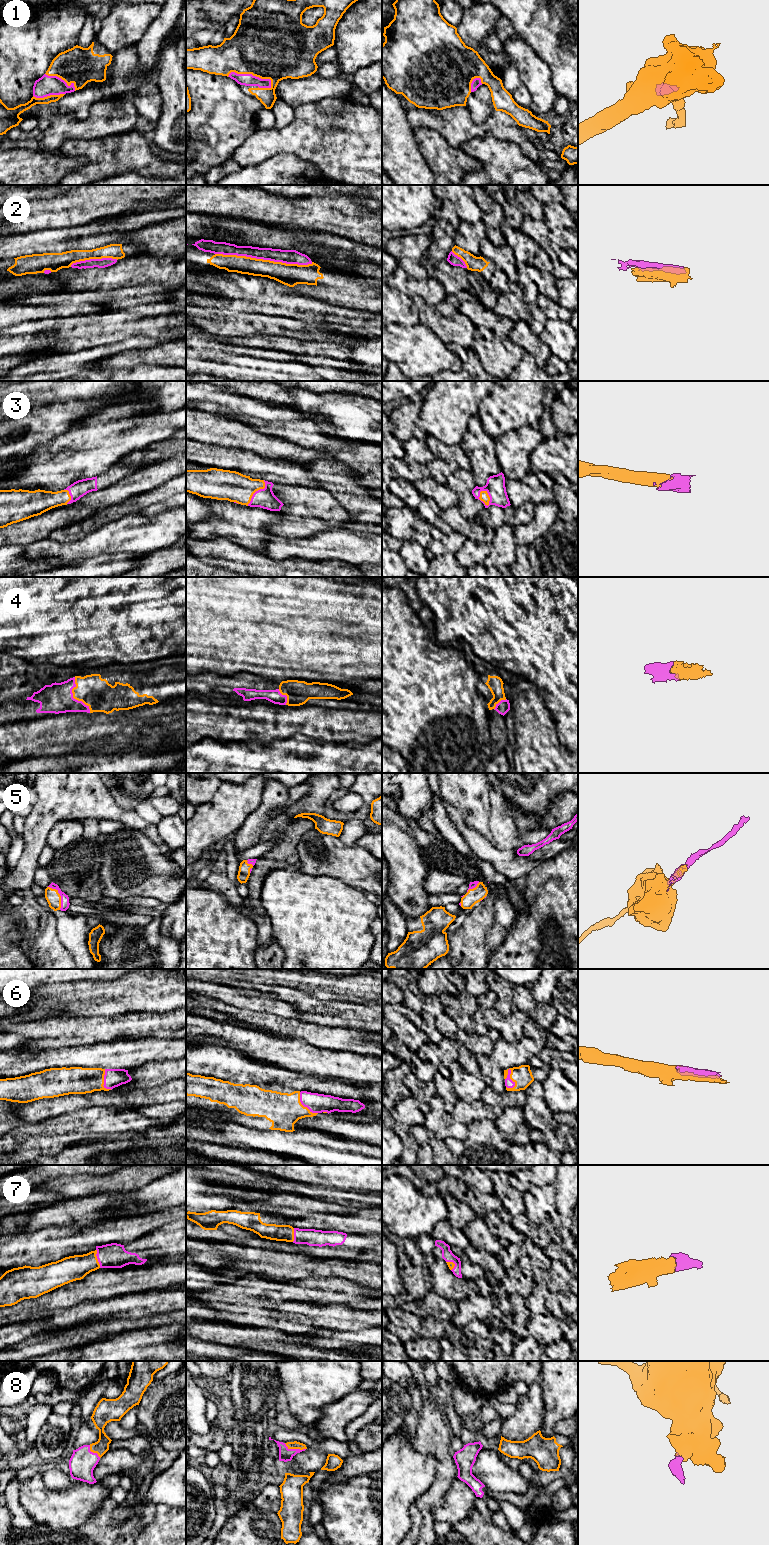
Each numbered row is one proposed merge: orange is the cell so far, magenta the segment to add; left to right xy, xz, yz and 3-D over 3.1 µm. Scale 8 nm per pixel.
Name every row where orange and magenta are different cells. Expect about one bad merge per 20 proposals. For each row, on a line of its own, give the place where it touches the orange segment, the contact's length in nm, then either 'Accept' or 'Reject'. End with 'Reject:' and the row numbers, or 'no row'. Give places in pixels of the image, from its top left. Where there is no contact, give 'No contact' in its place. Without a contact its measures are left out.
1: Touches orange at xz (252, 74). Shared border 380 nm. Accept
2: Touches orange at xz (264, 260). Shared border 800 nm. Accept
3: Touches orange at yz (479, 498). Shared border 140 nm. Accept
4: Touches orange at xy (73, 697). Shared border 320 nm. Accept
5: Touches orange at xy (60, 896). Shared border 220 nm. Accept
6: Touches orange at yz (510, 1078). Shared border 170 nm. Accept
7: Touches orange at xy (96, 1258). Shared border 160 nm. Accept
8: Touches orange at xz (295, 1448). Shared border 180 nm. Accept
Reject: no row

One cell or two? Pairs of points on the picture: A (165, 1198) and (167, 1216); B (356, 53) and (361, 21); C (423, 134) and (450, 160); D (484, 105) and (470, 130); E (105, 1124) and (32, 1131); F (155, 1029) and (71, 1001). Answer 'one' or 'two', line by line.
A: two
B: one
C: one
D: two
E: one
F: two

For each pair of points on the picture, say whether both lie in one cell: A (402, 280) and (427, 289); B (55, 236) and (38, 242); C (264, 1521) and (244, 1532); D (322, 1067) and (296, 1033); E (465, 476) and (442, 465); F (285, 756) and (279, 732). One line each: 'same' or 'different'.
A: same
B: different
C: same
D: different
E: different
F: different

